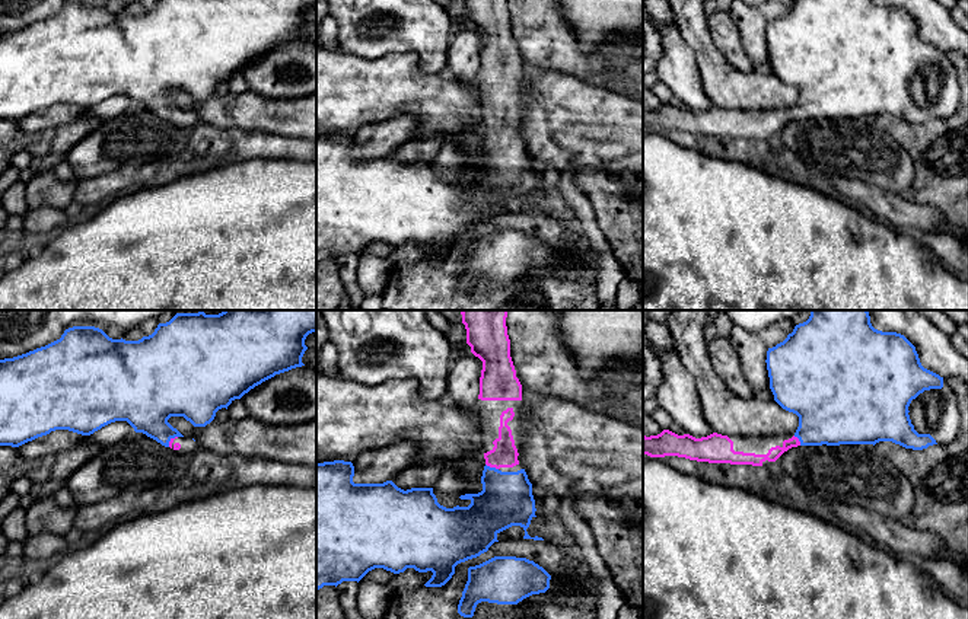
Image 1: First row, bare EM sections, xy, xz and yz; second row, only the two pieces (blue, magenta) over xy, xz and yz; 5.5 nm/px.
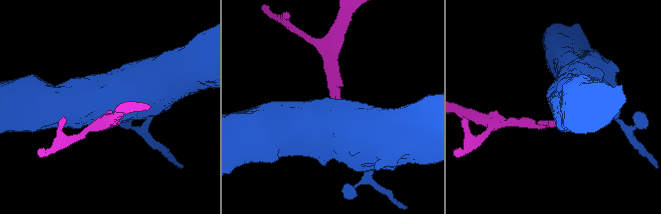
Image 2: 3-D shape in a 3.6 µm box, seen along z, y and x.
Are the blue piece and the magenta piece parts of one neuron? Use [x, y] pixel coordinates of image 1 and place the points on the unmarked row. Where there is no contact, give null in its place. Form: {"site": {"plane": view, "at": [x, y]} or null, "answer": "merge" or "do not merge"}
{"site": {"plane": "xz", "at": [492, 142]}, "answer": "merge"}

